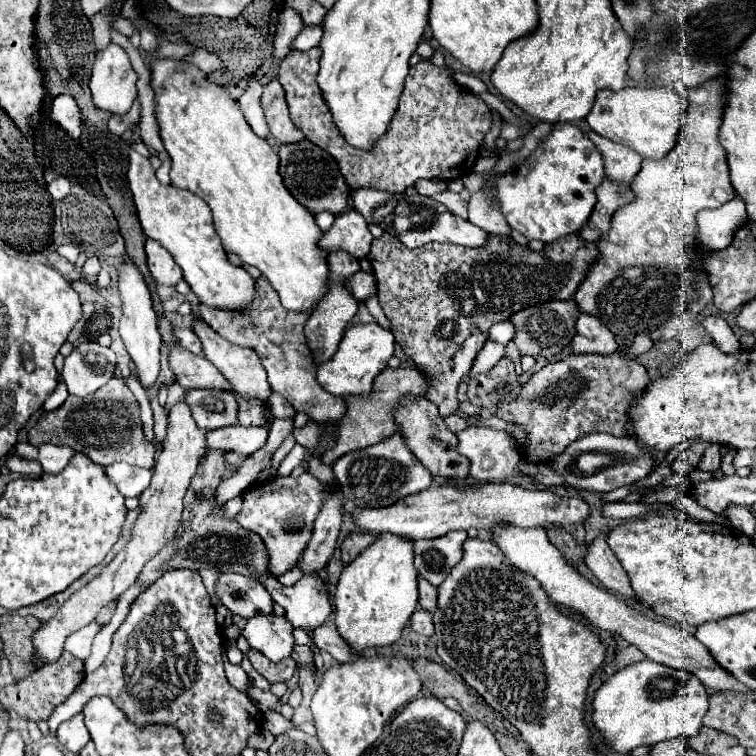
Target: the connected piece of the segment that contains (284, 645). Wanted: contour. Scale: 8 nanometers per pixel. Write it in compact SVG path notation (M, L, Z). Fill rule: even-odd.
M256 615L256 619L248 619L242 635L248 639L252 649L260 651L272 663L280 663L282 659L292 655L292 629L292 623L288 623L288 619L284 617Z

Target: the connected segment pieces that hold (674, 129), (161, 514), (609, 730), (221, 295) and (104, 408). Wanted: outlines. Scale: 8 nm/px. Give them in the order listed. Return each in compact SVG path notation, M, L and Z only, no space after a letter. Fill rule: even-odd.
M624 87L620 91L602 89L586 117L592 131L638 151L646 159L662 159L674 145L682 127L686 101L670 87Z
M180 397L180 401L176 405L172 405L172 409L168 413L168 429L166 429L166 437L162 441L164 449L158 457L152 483L140 495L142 515L136 523L136 527L132 529L132 541L114 557L114 561L110 565L106 565L102 569L102 573L96 579L92 579L86 587L82 587L68 601L64 601L60 605L58 613L50 621L46 621L40 627L40 631L34 635L34 647L40 655L38 667L44 663L56 661L62 653L66 635L92 623L104 605L116 601L136 581L136 575L142 571L144 563L150 561L168 541L174 539L176 529L180 527L182 497L190 485L190 477L196 473L202 453L206 451L206 433L208 433L206 429L196 425L186 399Z
M644 659L604 681L594 697L592 721L616 751L628 753L638 745L696 735L706 711L708 693L696 675Z
M130 151L128 187L134 195L134 203L136 203L144 233L160 241L172 253L174 261L184 271L186 283L196 293L200 303L214 309L240 311L240 313L246 313L248 309L252 309L256 281L246 273L246 269L236 267L226 259L226 251L212 225L210 207L200 197L196 197L194 193L186 189L174 187L172 183L162 185L148 157L136 151Z
M112 377L104 387L100 387L100 391L96 391L96 395L88 395L84 399L70 395L62 407L42 413L36 425L28 431L28 441L32 445L68 445L98 465L116 461L138 467L154 465L154 445L144 437L140 405L122 377Z

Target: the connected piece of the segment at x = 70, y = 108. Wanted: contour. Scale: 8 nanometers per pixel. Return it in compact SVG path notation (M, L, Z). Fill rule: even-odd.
M58 95L52 101L50 119L58 123L72 139L77 140L82 135L82 127L84 127L82 111L76 105L76 99L72 95Z

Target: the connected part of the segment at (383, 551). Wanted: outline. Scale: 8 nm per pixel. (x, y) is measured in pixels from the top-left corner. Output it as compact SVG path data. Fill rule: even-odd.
M380 533L376 537L376 543L366 547L352 563L348 563L340 575L340 581L336 585L336 611L334 621L338 627L338 633L356 647L360 653L368 647L386 647L400 639L402 629L410 621L412 613L418 607L418 571L414 567L414 541L408 537L392 535L392 533Z

